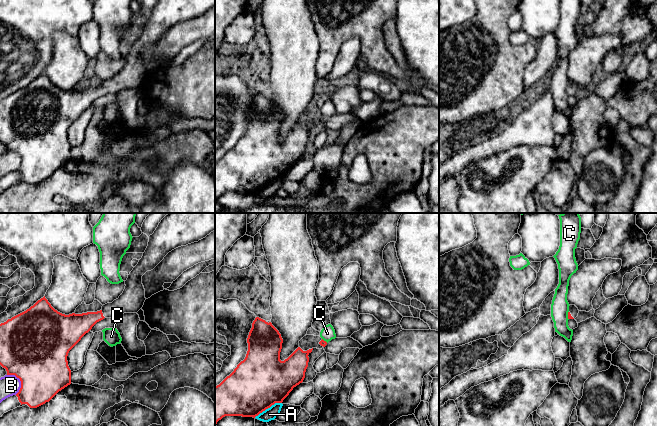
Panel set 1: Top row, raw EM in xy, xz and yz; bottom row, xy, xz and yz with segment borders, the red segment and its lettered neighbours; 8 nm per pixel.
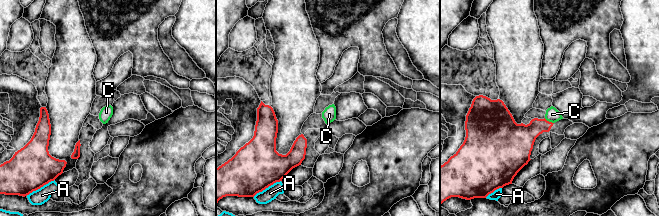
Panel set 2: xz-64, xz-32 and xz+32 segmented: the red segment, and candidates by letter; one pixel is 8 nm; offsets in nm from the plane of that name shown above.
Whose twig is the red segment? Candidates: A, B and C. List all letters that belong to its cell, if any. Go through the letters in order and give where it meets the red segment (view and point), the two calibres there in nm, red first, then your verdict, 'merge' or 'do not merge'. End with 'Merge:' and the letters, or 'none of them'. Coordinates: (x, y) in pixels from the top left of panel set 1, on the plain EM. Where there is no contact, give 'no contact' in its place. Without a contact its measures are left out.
A: contact xz (267, 184); calibres 440 and 100 nm; do not merge
B: contact xy (20, 156); calibres 480 and 160 nm; do not merge
C: contact yz (568, 91); calibres 30 and 140 nm; do not merge
Merge: none of them

